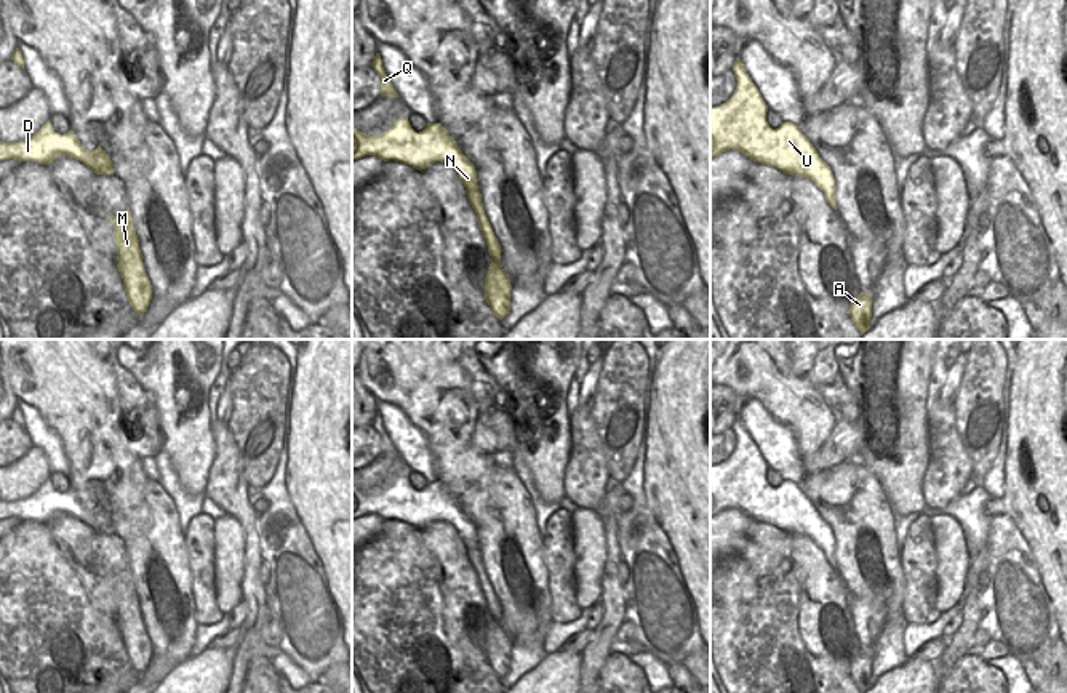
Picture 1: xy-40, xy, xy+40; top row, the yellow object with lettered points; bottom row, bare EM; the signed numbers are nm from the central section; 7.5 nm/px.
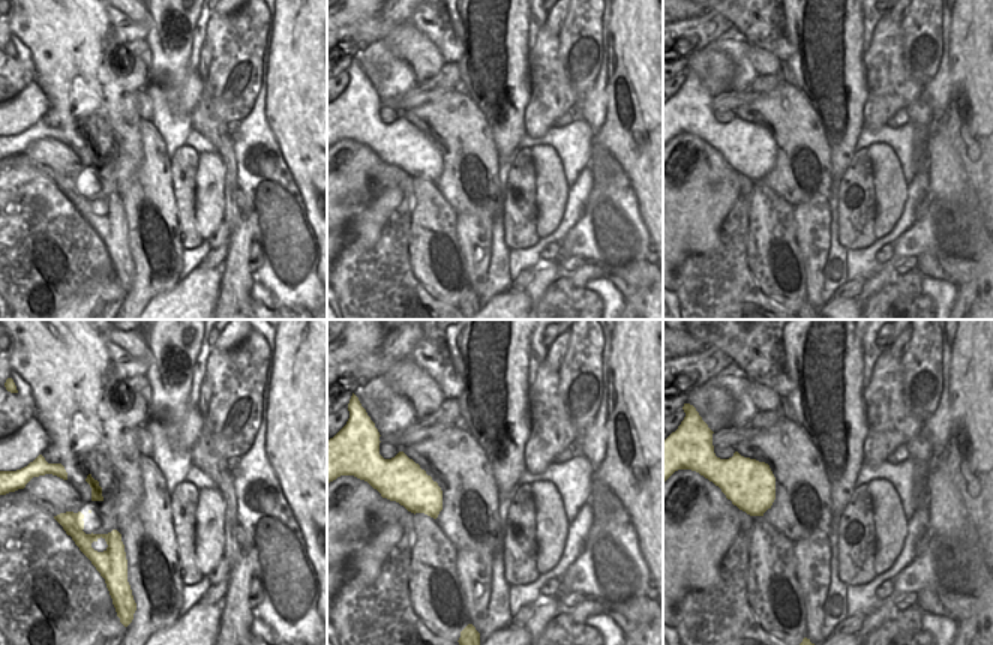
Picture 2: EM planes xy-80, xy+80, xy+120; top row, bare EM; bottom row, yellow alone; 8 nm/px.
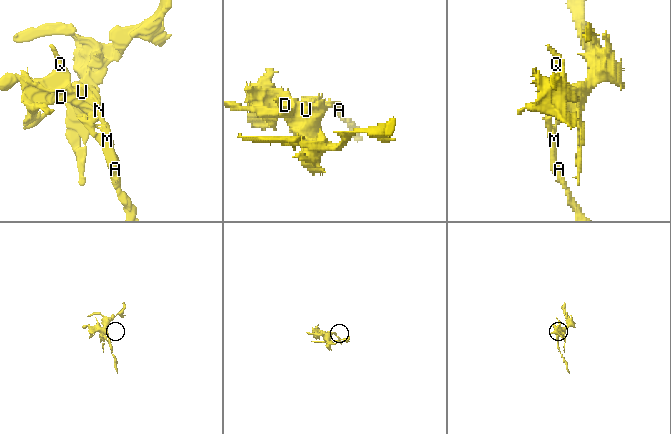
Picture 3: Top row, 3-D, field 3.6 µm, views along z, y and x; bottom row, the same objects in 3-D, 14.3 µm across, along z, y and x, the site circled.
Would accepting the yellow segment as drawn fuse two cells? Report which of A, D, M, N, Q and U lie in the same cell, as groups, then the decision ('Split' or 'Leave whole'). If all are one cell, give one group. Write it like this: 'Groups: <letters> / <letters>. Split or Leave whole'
Groups: A M / D N Q U. Split.

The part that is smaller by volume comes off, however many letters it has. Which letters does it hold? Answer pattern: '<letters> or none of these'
A, M.

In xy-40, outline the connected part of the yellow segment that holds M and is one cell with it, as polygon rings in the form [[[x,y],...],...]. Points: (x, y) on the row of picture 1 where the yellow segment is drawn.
[[[120,211],[117,216],[106,214],[114,224],[114,242],[117,245],[117,267],[123,278],[126,298],[138,315],[142,315],[152,299],[152,285],[146,274],[142,253],[131,211]]]

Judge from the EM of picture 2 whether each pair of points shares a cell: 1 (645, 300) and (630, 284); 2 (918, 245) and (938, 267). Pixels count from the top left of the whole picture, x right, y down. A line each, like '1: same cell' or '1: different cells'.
1: different cells
2: different cells

